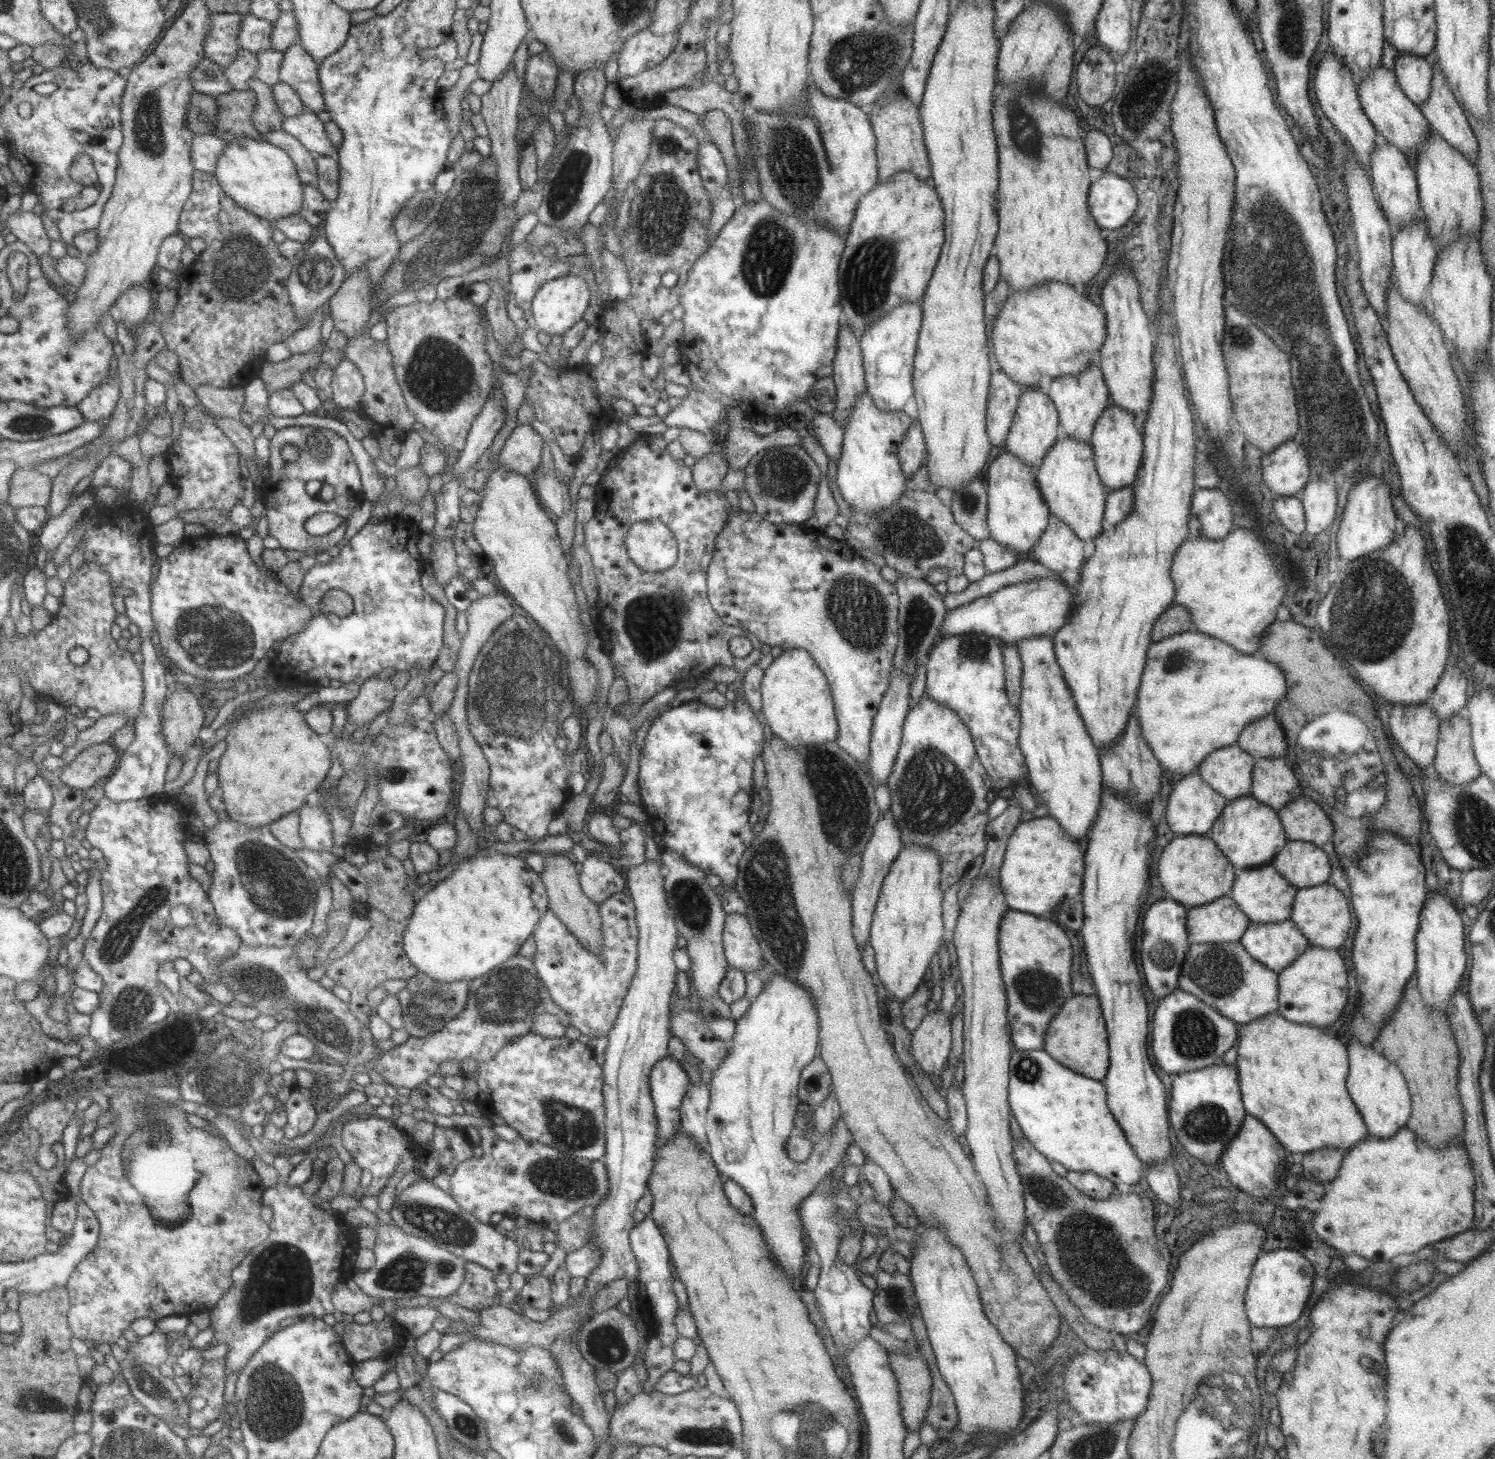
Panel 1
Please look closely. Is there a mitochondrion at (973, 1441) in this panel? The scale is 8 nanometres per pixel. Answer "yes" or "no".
no

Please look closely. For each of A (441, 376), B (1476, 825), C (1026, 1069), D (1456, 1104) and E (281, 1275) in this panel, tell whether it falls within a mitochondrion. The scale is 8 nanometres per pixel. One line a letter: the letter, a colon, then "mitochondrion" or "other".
A: mitochondrion
B: mitochondrion
C: mitochondrion
D: other
E: mitochondrion

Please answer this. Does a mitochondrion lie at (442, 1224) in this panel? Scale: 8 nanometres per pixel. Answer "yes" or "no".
yes

